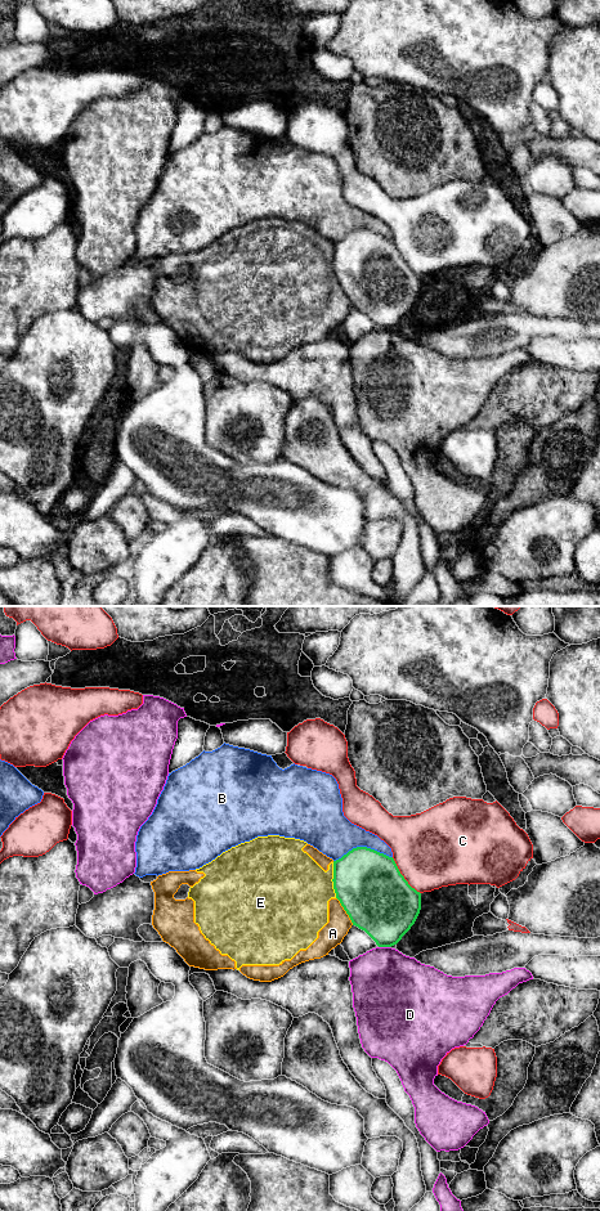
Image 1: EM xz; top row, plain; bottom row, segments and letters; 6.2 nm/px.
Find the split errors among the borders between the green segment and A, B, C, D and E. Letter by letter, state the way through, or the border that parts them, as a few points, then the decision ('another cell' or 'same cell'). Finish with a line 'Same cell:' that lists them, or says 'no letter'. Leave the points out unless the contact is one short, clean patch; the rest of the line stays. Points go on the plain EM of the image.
A: another cell
B: another cell
C: another cell
D: another cell
E: border along xz (332, 245), (332, 270), (336, 279); another cell
Same cell: no letter

